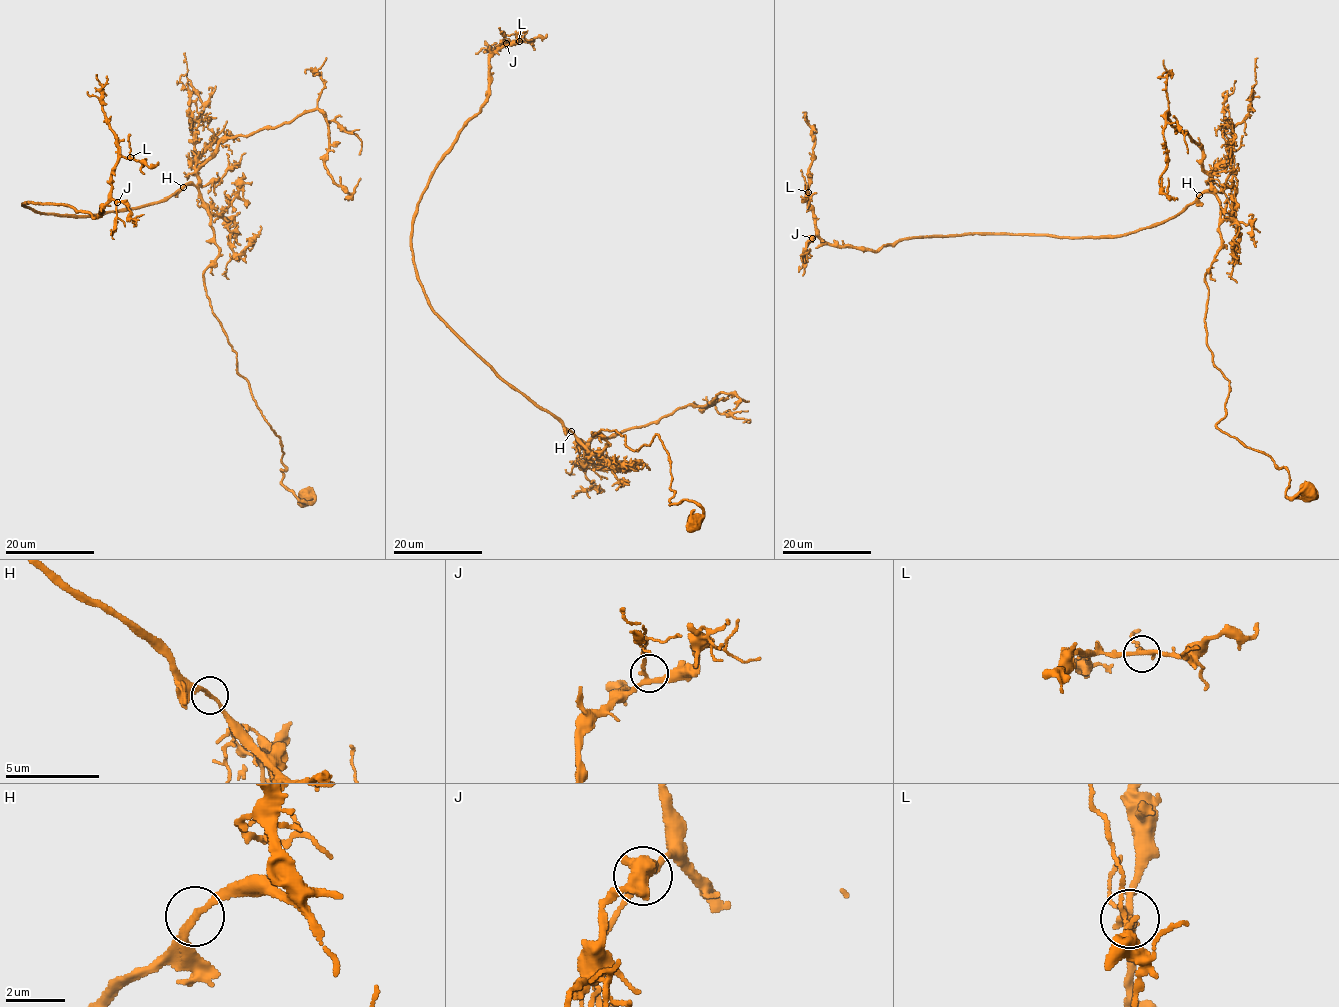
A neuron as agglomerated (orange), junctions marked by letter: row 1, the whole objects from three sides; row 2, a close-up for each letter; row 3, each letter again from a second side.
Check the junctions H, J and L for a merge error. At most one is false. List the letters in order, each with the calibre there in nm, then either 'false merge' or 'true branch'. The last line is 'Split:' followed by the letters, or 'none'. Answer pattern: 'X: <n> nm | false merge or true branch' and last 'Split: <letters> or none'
H: 200 nm | true branch
J: 240 nm | true branch
L: 190 nm | true branch
Split: none

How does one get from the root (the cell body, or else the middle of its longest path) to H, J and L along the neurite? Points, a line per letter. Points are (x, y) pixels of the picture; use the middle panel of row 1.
H: (694, 519), (693, 501), (670, 505), (658, 435), (631, 450), (601, 429), (607, 445), (590, 452), (571, 431)
J: (694, 519), (670, 505), (658, 435), (631, 450), (601, 429), (590, 452), (419, 280), (417, 203), (506, 43)
L: (694, 519), (658, 435), (590, 452), (419, 280), (417, 203), (519, 41)

